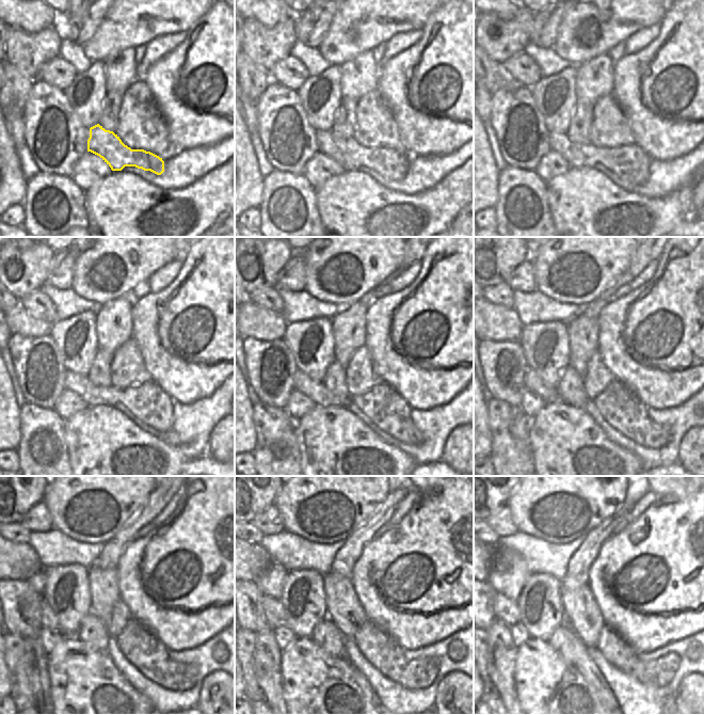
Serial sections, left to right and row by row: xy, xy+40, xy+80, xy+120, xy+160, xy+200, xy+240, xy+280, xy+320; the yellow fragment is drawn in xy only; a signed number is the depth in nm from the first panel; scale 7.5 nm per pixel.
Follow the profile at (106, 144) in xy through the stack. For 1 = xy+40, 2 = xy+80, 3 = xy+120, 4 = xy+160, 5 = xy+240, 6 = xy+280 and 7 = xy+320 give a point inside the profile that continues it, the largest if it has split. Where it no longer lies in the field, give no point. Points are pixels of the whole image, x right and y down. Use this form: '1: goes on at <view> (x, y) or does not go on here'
1: goes on at xy+40 (389, 163)
2: goes on at xy+80 (629, 162)
3: goes on at xy+120 (147, 401)
4: goes on at xy+160 (387, 410)
5: goes on at xy+240 (140, 646)
6: goes on at xy+280 (382, 651)
7: goes on at xy+320 (613, 647)

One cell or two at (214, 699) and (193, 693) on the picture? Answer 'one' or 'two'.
two

